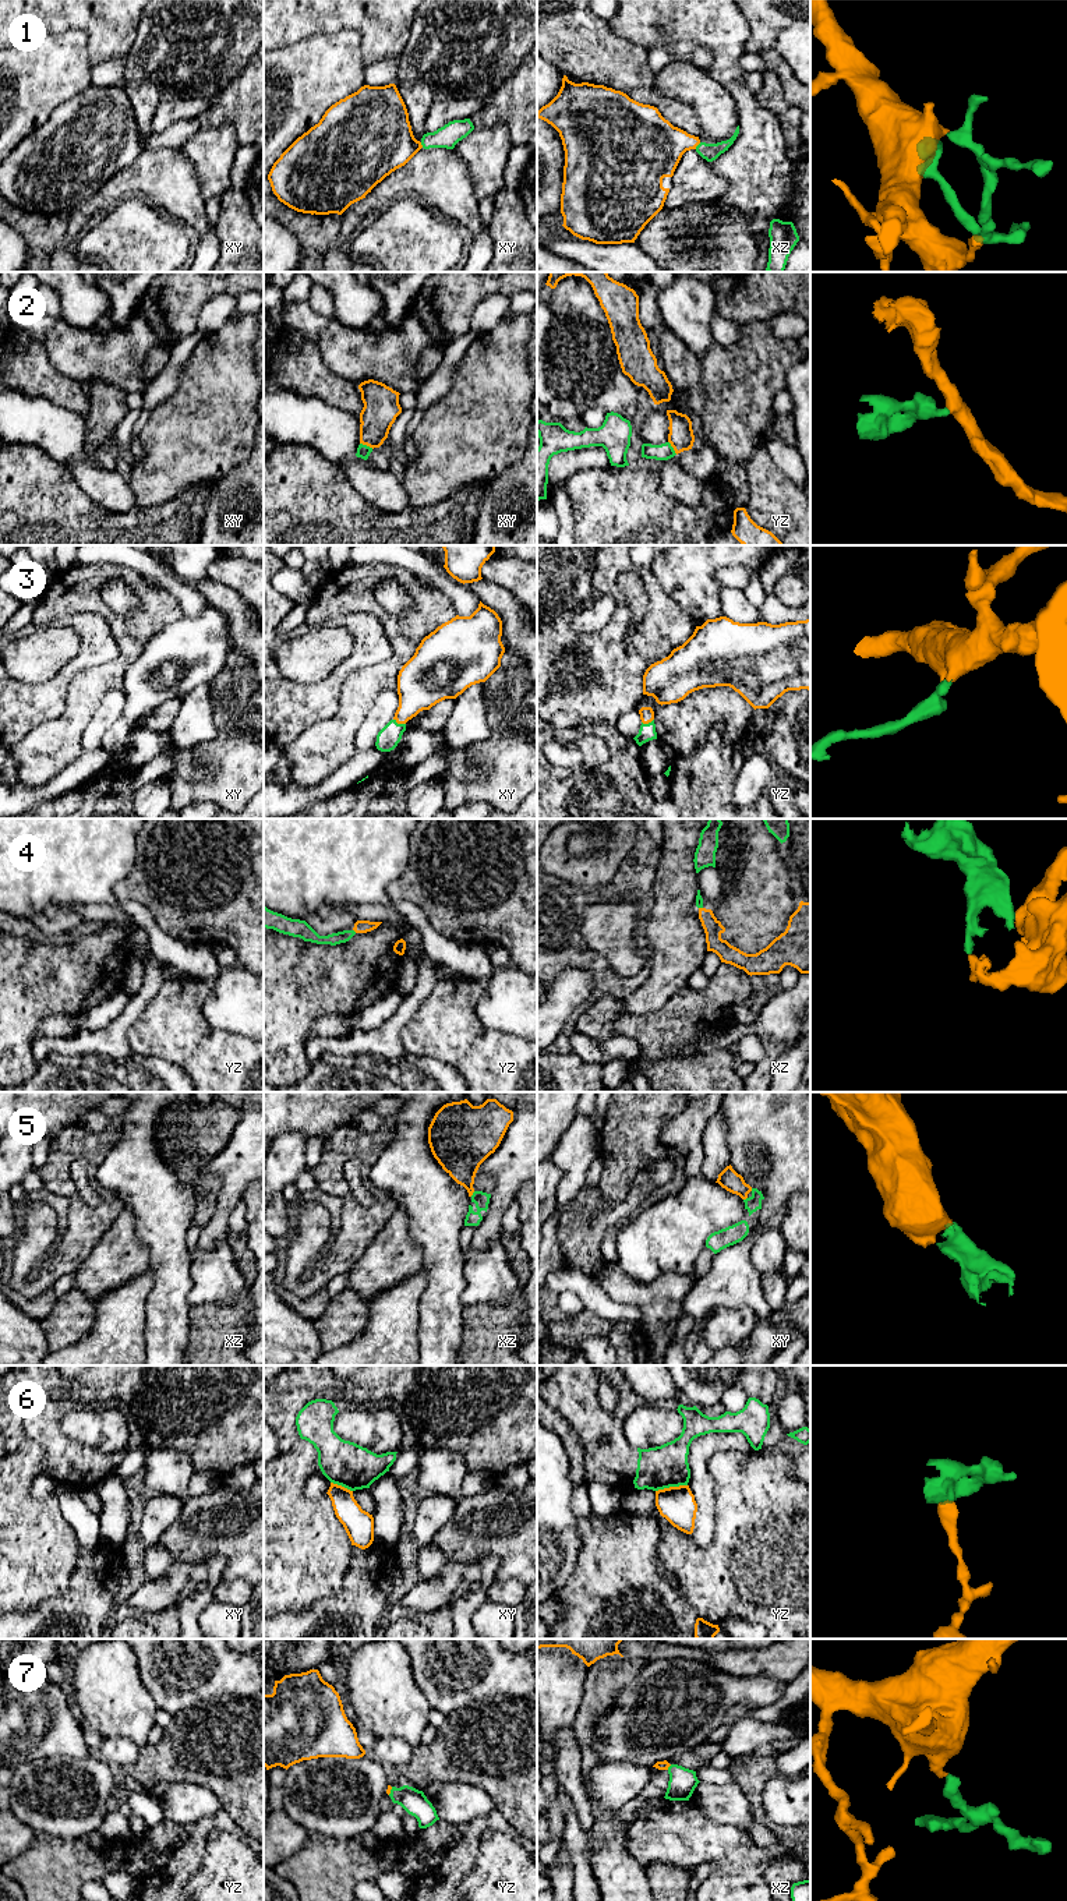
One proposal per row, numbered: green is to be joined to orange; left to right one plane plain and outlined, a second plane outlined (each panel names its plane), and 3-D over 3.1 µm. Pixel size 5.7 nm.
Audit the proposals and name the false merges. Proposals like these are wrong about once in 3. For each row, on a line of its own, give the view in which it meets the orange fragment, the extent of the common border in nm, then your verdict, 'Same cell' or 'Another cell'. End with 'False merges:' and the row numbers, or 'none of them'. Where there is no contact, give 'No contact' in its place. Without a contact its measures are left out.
1: Touches orange in xz. Shared border 50 nm. Same cell
2: Touches orange in xy. Shared border 90 nm. Another cell
3: Touches orange in xy. Shared border 80 nm. Same cell
4: Touches orange in yz. Shared border 30 nm. Same cell
5: Touches orange in xz. Shared border 40 nm. Same cell
6: Touches orange in yz. Shared border 190 nm. Another cell
7: Touches orange in xz. Shared border 40 nm. Same cell
False merges: 2, 6

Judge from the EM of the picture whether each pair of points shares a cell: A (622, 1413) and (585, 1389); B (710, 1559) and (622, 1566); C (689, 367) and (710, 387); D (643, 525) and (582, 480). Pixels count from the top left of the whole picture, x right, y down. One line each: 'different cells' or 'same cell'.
A: same cell
B: different cells
C: different cells
D: same cell

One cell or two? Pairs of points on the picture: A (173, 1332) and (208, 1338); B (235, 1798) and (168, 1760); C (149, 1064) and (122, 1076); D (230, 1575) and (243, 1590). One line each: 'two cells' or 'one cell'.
A: two cells
B: one cell
C: two cells
D: two cells

